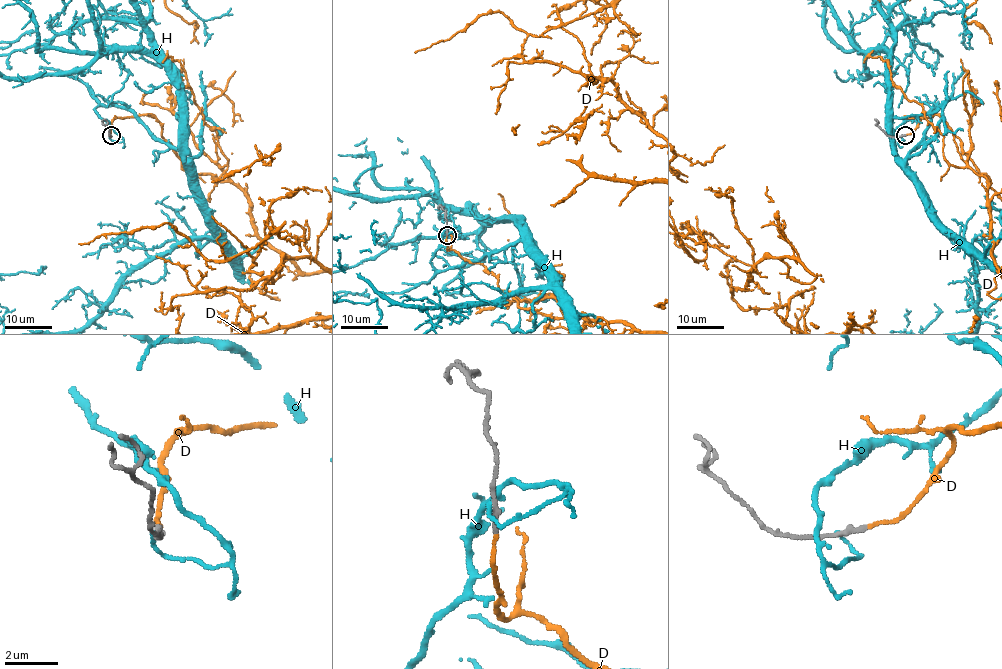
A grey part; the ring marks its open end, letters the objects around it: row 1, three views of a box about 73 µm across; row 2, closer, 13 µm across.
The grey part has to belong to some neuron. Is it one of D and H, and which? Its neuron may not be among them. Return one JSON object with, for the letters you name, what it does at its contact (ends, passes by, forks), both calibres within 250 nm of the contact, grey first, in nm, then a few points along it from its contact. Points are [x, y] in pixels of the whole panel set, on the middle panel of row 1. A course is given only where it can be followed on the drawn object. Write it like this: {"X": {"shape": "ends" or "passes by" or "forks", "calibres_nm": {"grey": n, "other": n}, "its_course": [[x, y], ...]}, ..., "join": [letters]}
{"D": {"shape": "ends", "calibres_nm": {"grey": 240, "other": 120}}, "join": ["D"]}

